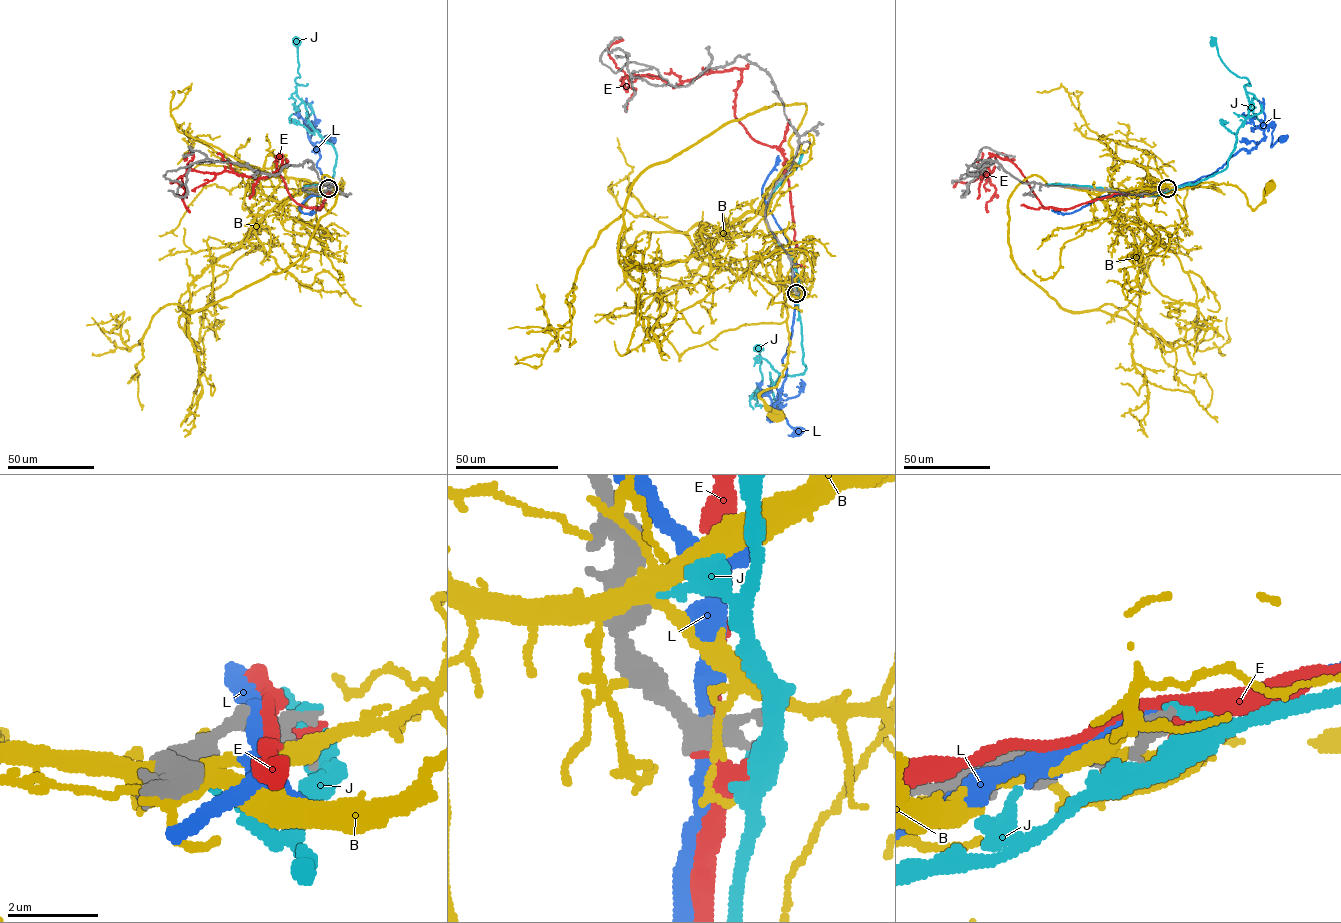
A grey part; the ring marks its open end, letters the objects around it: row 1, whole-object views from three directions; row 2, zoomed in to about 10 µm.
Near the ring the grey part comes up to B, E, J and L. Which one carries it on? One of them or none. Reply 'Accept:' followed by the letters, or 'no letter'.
Accept: no letter

